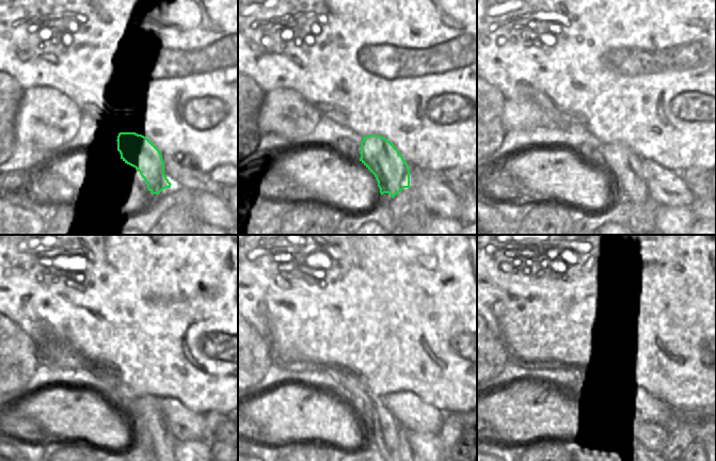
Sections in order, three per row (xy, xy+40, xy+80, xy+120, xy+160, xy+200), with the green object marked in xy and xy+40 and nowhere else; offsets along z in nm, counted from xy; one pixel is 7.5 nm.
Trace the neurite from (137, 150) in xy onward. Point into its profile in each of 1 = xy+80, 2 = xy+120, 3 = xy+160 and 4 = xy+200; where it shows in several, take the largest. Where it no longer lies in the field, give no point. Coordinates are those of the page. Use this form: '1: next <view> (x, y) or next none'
1: next xy+80 (623, 162)
2: next xy+120 (147, 407)
3: next xy+160 (404, 447)
4: next xy+200 (643, 451)

